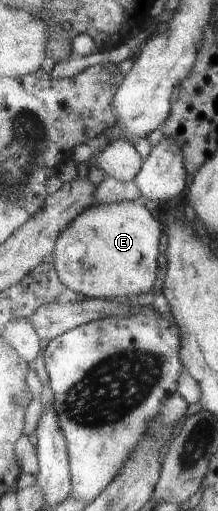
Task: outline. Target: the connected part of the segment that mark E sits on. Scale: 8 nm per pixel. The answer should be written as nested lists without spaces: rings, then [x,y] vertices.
[[[144,200],[95,203],[57,240],[55,263],[61,280],[87,298],[133,298],[154,292],[161,240],[166,234],[161,223],[154,206]]]

